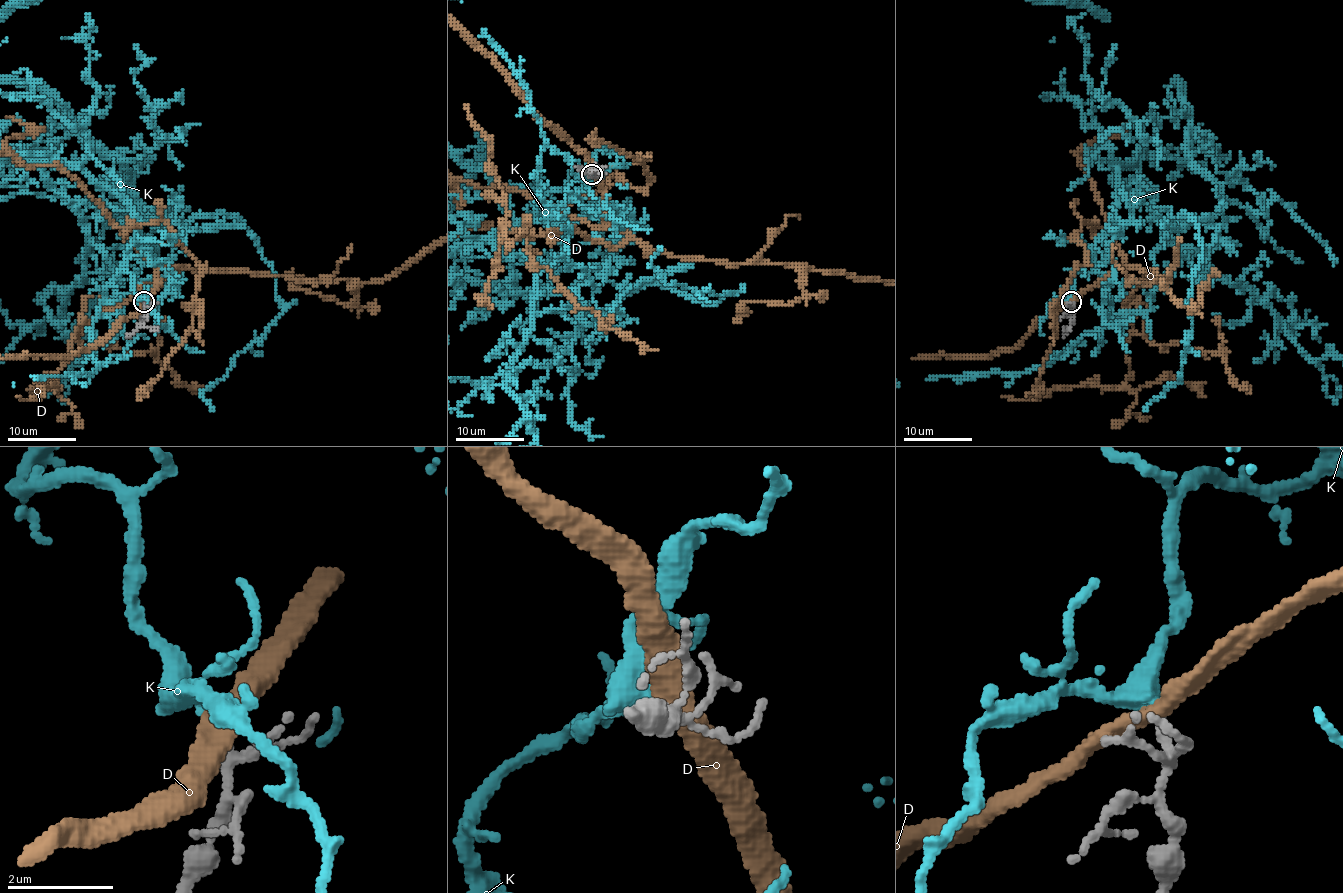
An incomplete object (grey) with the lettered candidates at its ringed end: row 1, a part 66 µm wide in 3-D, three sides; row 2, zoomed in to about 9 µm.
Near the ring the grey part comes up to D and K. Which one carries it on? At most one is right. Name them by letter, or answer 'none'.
K

